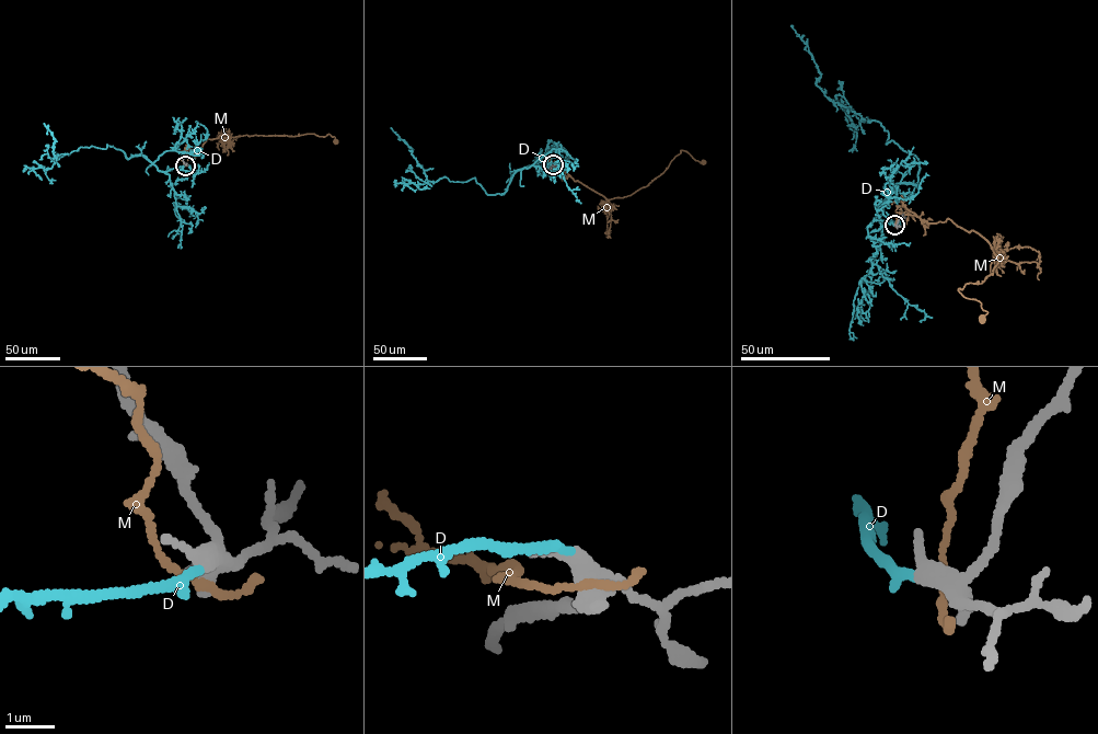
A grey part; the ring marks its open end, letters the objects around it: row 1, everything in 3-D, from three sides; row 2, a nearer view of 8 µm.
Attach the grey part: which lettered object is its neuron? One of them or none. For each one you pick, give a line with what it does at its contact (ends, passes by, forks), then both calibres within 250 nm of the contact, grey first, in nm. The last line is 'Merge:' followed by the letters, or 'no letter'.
D: it ends | 280/200 nm
Merge: D

